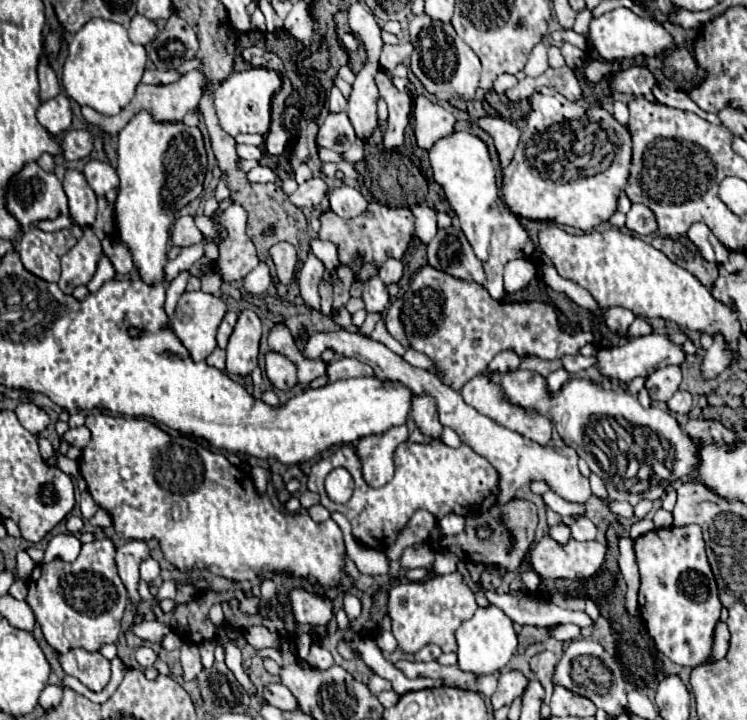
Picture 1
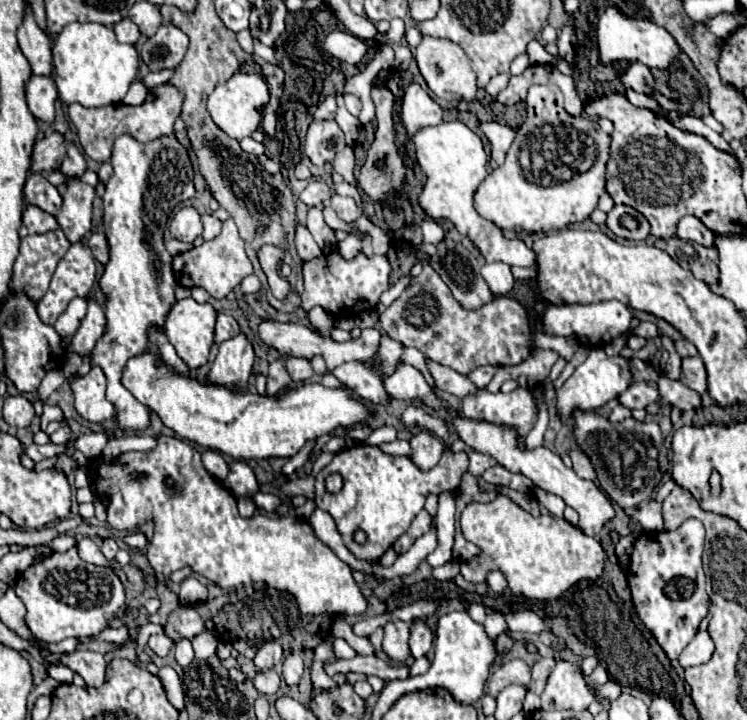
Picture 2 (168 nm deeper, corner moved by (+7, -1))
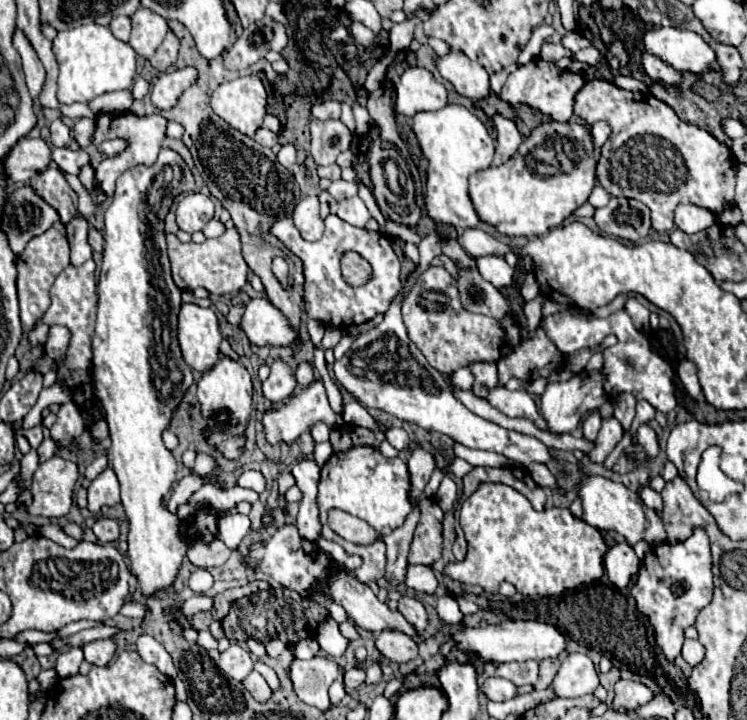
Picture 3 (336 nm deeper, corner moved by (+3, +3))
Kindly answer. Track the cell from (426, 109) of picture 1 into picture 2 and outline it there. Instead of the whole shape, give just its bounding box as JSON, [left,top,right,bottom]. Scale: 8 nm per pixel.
[401,84,443,134]

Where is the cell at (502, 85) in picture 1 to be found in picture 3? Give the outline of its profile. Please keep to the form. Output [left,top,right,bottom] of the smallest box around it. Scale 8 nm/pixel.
[490,64,518,94]

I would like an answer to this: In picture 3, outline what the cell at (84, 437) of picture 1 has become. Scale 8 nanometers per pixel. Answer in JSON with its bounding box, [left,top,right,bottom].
[21,426,43,448]

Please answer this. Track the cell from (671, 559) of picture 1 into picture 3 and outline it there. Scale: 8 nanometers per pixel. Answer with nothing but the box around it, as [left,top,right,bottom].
[631,530,713,662]

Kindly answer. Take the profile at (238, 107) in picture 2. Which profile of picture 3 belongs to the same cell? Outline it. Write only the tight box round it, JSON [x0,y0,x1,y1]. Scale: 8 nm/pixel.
[211,76,267,136]

